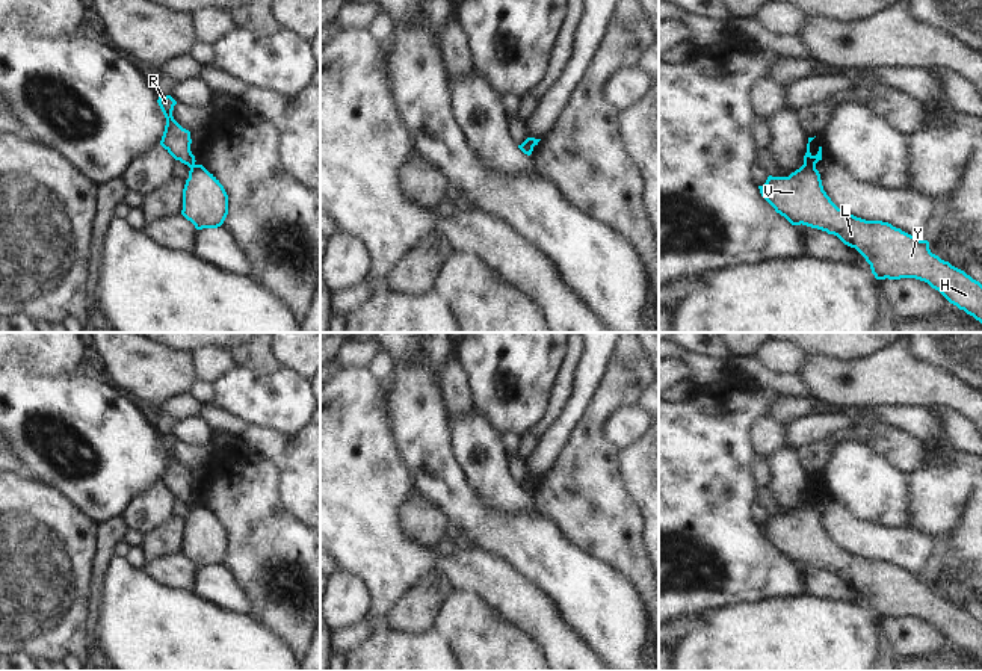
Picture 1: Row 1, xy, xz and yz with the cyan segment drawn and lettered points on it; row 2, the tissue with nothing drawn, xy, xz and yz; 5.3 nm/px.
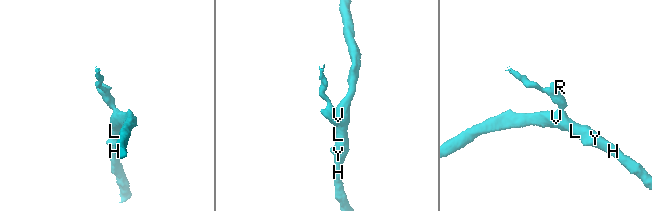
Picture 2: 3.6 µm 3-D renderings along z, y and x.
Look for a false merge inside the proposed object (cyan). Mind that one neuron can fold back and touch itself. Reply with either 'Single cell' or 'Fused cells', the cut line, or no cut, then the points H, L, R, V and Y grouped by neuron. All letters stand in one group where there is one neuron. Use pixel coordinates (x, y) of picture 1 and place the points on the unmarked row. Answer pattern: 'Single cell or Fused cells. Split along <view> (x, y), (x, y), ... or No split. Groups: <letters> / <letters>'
Fused cells. Split along yz (804, 502), (815, 507). Groups: H L V Y / R.

